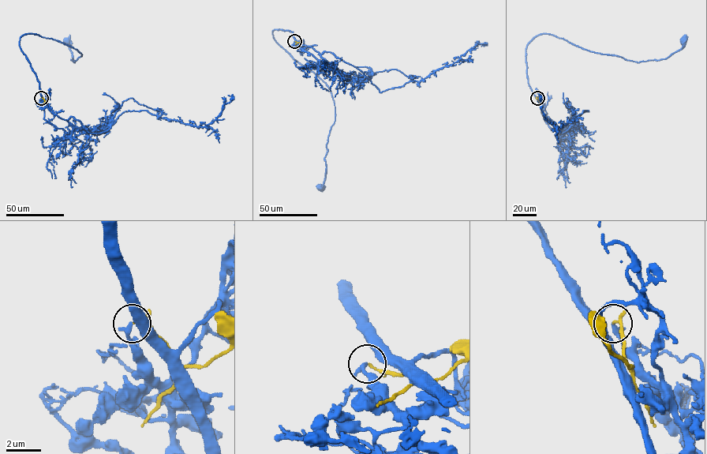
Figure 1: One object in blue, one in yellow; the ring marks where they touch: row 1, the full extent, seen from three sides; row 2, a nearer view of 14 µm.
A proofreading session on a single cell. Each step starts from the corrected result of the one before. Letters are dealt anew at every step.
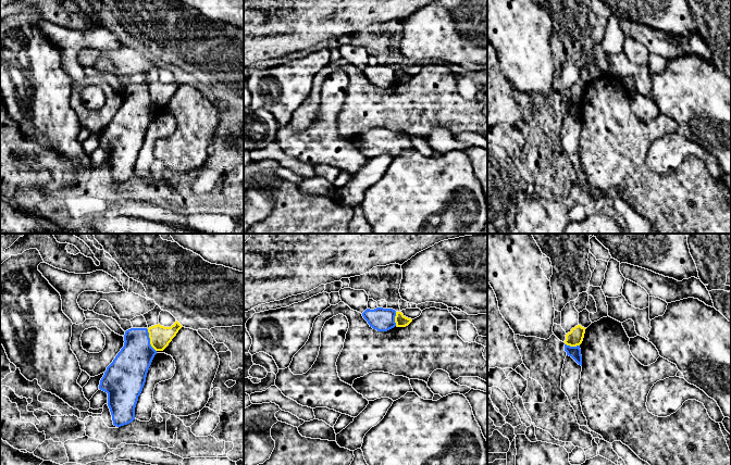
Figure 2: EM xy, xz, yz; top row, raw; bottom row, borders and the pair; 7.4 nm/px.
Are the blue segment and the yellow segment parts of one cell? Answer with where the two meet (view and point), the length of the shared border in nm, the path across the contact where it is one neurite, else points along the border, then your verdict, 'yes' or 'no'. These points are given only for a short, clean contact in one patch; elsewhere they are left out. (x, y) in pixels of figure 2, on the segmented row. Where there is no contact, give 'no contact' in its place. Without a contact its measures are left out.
meets blue in xy at (149, 340); contact 180 nm long; border along xy (147, 329), (149, 343), (156, 351); no

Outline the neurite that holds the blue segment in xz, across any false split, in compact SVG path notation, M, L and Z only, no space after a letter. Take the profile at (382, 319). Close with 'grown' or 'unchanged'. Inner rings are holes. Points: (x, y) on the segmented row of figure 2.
M367 309L362 313L362 316L368 322L370 327L376 329L377 331L387 331L396 326L396 311L393 309Z; unchanged

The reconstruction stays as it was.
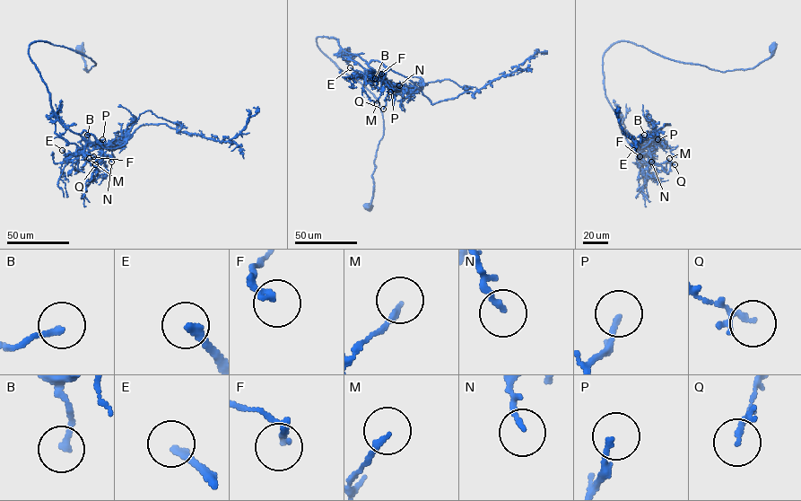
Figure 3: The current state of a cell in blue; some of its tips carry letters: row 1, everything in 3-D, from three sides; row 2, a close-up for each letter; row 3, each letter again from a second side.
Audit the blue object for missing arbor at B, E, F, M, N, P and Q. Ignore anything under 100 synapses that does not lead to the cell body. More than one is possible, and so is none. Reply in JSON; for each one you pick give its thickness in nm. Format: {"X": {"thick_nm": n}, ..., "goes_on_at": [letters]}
{"goes_on_at": []}

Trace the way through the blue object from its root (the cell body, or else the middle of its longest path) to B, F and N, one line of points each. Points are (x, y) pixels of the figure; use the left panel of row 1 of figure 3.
B: (79, 49), (87, 72), (95, 63), (62, 46), (35, 41), (29, 53), (57, 119), (91, 144), (87, 135)
F: (79, 49), (87, 72), (95, 63), (62, 46), (35, 41), (29, 53), (57, 119), (93, 156)
N: (79, 49), (87, 72), (95, 63), (62, 46), (35, 41), (29, 53), (57, 119), (100, 143), (111, 162)

